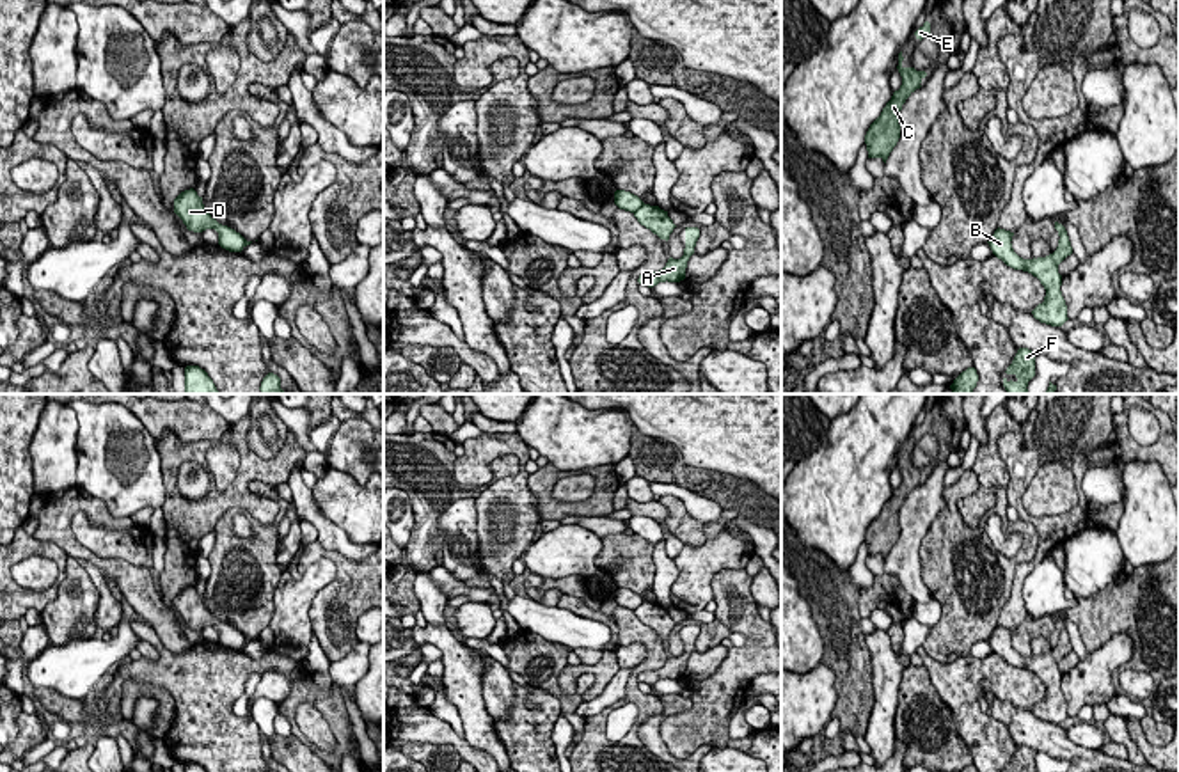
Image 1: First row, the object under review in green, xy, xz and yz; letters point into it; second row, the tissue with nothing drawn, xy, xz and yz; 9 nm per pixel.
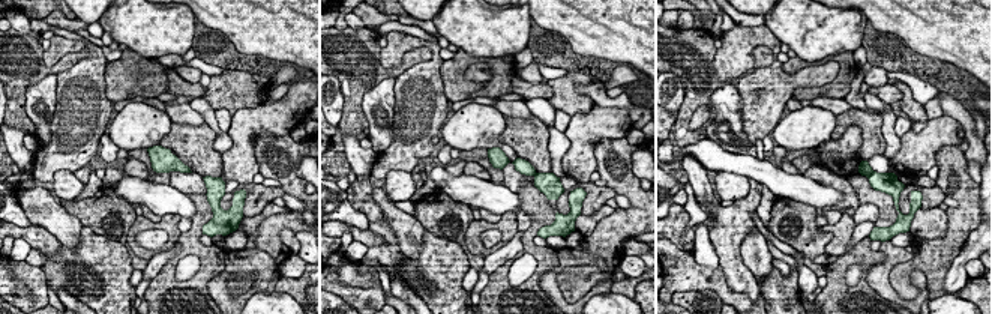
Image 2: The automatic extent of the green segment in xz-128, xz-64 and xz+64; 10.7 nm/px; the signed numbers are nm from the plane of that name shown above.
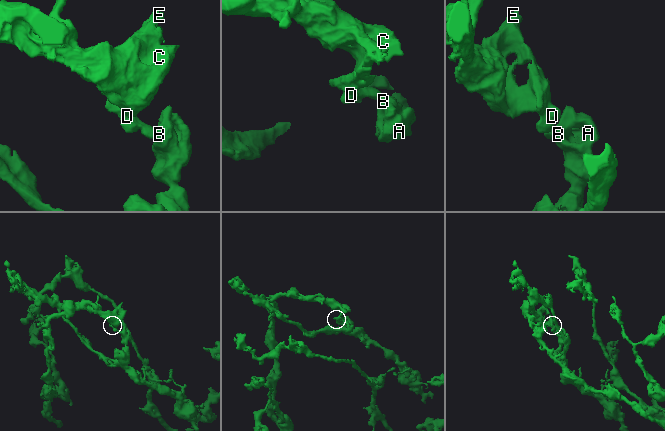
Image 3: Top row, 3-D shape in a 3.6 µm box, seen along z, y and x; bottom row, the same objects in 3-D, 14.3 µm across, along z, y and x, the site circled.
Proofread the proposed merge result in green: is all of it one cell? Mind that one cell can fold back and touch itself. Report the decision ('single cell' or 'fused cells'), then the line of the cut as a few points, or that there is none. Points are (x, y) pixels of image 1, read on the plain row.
fused cells; cut xz (643, 600), (634, 611)

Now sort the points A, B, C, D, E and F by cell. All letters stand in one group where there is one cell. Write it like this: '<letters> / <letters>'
A B F / C D E

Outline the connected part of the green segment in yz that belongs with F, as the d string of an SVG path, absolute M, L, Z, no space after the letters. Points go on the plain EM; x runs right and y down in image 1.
M1019 745L1012 761L1007 765L1007 772L1035 772L1035 749Z

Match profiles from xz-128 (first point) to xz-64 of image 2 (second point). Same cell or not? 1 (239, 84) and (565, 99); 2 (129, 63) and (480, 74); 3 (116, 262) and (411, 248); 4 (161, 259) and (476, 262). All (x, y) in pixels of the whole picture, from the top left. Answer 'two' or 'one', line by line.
1: one
2: two
3: two
4: two

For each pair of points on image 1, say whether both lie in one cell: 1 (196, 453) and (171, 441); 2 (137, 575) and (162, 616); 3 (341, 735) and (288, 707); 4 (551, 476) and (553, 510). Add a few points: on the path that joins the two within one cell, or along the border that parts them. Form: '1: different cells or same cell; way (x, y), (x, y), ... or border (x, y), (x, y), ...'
1: same cell; way (190, 451), (181, 451), (176, 446)
2: same cell; way (137, 586), (151, 606)
3: same cell; way (338, 719), (316, 698), (304, 698)
4: same cell; way (545, 485), (545, 501)

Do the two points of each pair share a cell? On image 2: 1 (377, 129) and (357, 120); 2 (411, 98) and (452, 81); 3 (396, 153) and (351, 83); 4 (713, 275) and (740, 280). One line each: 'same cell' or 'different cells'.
1: different cells
2: different cells
3: different cells
4: different cells

